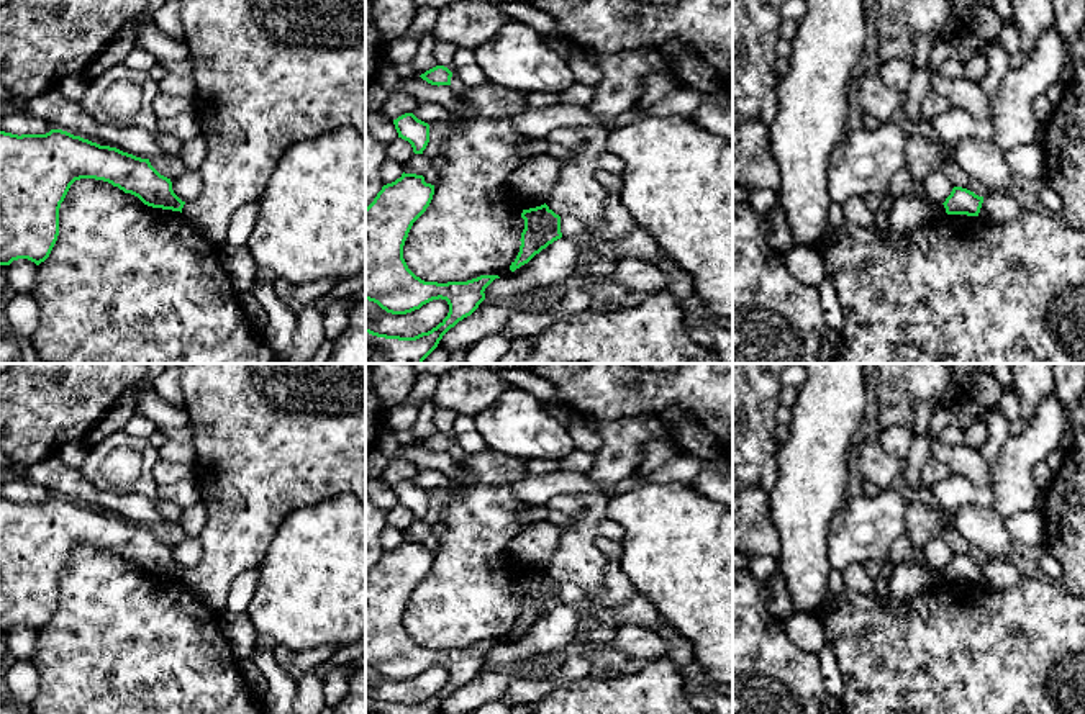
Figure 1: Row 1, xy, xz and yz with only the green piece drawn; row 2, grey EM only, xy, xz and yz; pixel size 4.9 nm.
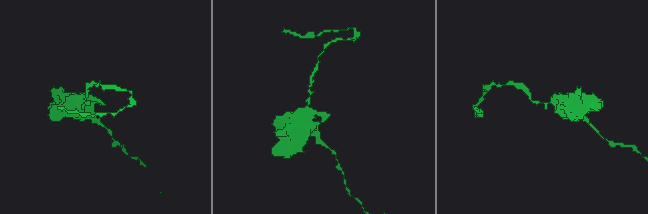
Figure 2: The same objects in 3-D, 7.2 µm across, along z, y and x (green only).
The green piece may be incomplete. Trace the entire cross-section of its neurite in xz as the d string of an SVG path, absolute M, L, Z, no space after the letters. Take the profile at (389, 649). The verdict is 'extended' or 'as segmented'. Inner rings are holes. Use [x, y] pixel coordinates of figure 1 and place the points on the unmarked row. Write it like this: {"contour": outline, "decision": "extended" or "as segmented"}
{"contour": "M402 540L382 554L365 575L365 667L392 681L406 681L433 667L446 667L447 683L431 698L415 704L379 701L365 694L365 714L438 714L443 703L470 683L485 667L485 655L498 642L467 648L424 648L403 626L413 590L426 578L434 552L423 542Z", "decision": "as segmented"}

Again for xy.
{"contour": "M62 496L46 501L11 501L0 498L0 632L28 626L44 629L59 603L59 575L70 552L95 545L138 563L152 575L180 578L185 572L172 557L170 545L149 529L116 514L100 513Z", "decision": "as segmented"}

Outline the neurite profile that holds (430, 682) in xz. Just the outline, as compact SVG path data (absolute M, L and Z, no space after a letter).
M365 667L365 694L387 703L415 704L436 694L449 680L446 667L433 667L406 681L392 681Z

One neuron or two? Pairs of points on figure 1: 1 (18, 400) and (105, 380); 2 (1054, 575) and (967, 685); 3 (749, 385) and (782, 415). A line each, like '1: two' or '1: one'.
1: one
2: two
3: two

